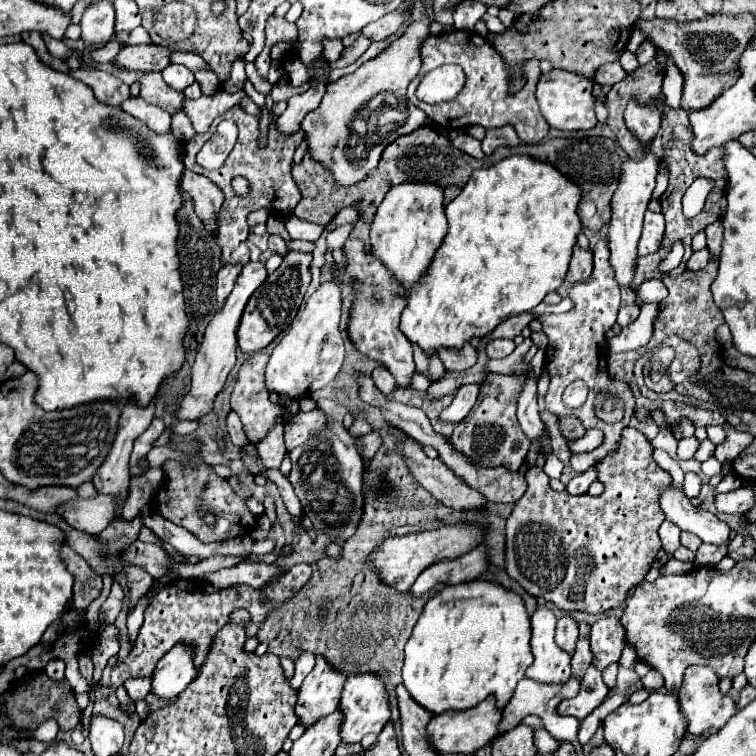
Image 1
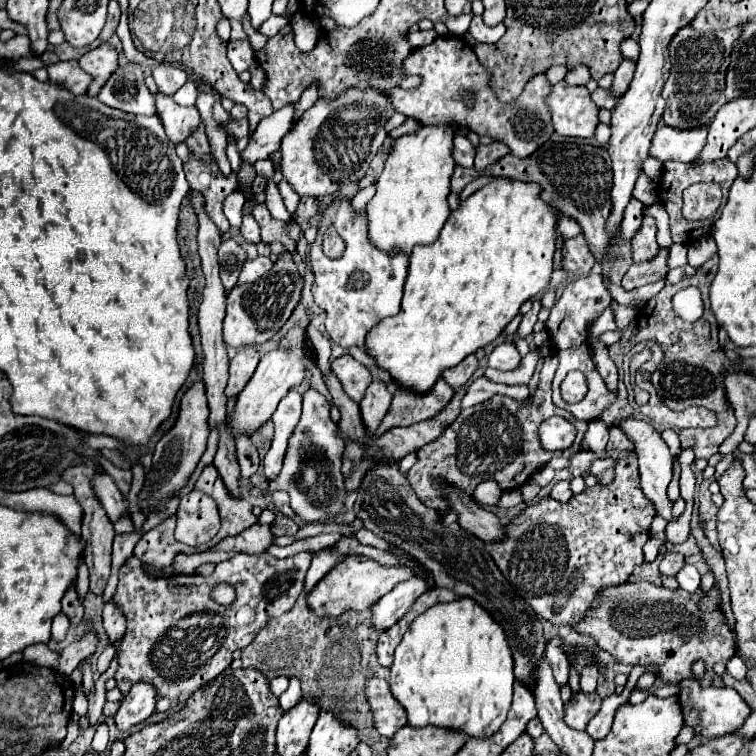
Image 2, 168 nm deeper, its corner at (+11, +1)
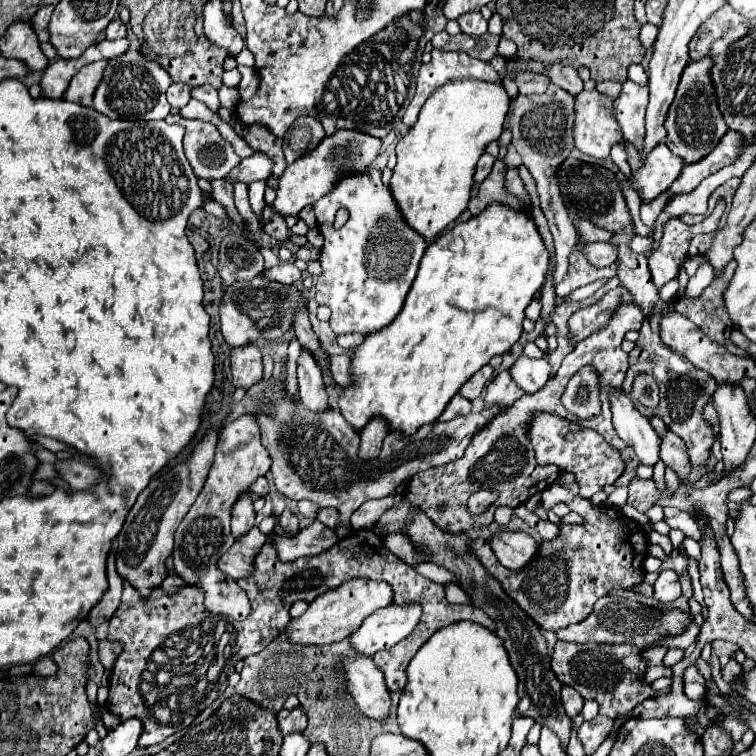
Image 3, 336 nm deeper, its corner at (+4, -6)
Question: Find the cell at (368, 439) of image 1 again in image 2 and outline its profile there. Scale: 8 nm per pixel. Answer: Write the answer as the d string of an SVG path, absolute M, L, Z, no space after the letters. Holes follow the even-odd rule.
M440 379L434 385L434 389L426 395L414 395L410 391L396 389L394 397L392 397L390 411L384 417L384 421L380 423L374 437L382 435L384 431L398 427L398 425L412 425L418 421L432 419L450 403L452 397L454 397L454 389L444 379Z

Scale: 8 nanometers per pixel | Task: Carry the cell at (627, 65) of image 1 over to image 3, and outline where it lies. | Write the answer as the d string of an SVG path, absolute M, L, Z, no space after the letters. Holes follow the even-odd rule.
M613 81L598 83L596 89L611 98L617 98L621 92L622 84Z

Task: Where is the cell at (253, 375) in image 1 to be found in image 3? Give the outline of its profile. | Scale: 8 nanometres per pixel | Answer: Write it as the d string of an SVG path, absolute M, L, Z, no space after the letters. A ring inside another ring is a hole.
M257 346L231 350L231 374L235 388L251 388L263 376L263 356Z

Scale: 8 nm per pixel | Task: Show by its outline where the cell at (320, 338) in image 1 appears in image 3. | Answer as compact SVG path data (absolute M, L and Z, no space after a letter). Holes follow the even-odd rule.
M243 414L237 420L229 422L221 430L215 462L207 476L205 488L201 490L195 504L185 514L183 522L175 532L175 548L173 548L175 572L183 578L185 584L203 588L205 606L213 614L225 614L225 616L231 616L233 620L245 620L249 614L251 604L243 588L239 588L237 582L229 582L229 578L223 576L223 572L219 572L215 564L235 542L229 530L231 504L235 502L235 496L239 492L249 490L249 484L253 484L255 478L265 476L269 468L271 468L271 458L265 446L261 444L261 430L259 430L257 416Z

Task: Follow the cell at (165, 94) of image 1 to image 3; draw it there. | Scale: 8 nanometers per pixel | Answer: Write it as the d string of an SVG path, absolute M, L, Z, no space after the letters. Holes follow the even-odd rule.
M169 114L165 122L185 128L183 150L199 178L225 178L239 164L241 158L211 122L189 120L181 114Z

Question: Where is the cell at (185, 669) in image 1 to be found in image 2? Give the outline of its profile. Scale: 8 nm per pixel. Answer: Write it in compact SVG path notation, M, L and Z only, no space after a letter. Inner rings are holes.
M134 683L130 693L122 699L118 713L114 715L114 725L126 731L150 719L156 705L156 689L148 683Z

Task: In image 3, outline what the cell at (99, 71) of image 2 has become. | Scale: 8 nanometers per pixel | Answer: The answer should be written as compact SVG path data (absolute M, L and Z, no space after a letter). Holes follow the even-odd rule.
M109 58L99 60L99 62L91 62L91 64L83 66L73 76L73 80L71 80L71 84L69 84L67 92L65 92L65 100L77 102L77 104L83 104L83 106L91 106L93 104L95 88L99 86L107 64L109 64Z

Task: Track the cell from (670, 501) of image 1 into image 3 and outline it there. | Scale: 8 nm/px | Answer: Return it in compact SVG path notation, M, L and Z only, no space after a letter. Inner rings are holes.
M623 392L611 394L611 412L613 412L613 426L619 438L635 450L641 464L655 466L661 460L659 458L661 438L653 430L649 418L641 416L635 410L633 402Z

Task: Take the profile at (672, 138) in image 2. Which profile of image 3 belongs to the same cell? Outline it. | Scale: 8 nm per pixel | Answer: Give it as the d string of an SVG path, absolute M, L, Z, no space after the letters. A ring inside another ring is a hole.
M659 144L643 158L643 168L633 172L631 188L639 188L643 200L653 200L679 178L683 168L685 160L675 156L667 144Z

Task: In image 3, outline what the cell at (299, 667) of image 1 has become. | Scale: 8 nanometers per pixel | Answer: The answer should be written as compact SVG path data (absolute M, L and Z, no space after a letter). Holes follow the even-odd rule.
M301 706L293 708L293 710L281 710L277 714L277 722L279 722L279 730L283 734L291 734L291 732L303 732L307 726L307 716L303 712Z

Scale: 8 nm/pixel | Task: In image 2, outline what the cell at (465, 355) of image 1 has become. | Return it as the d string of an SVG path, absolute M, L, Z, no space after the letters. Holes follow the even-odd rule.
M474 355L466 357L460 365L444 371L444 381L452 387L452 389L458 389L462 385L466 385L470 381L470 377L474 375L474 371L478 369L478 359Z

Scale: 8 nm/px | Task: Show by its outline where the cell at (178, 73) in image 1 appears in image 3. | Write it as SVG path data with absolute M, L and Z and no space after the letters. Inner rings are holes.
M175 82L167 90L167 100L173 108L183 108L191 100L191 88L183 82Z

